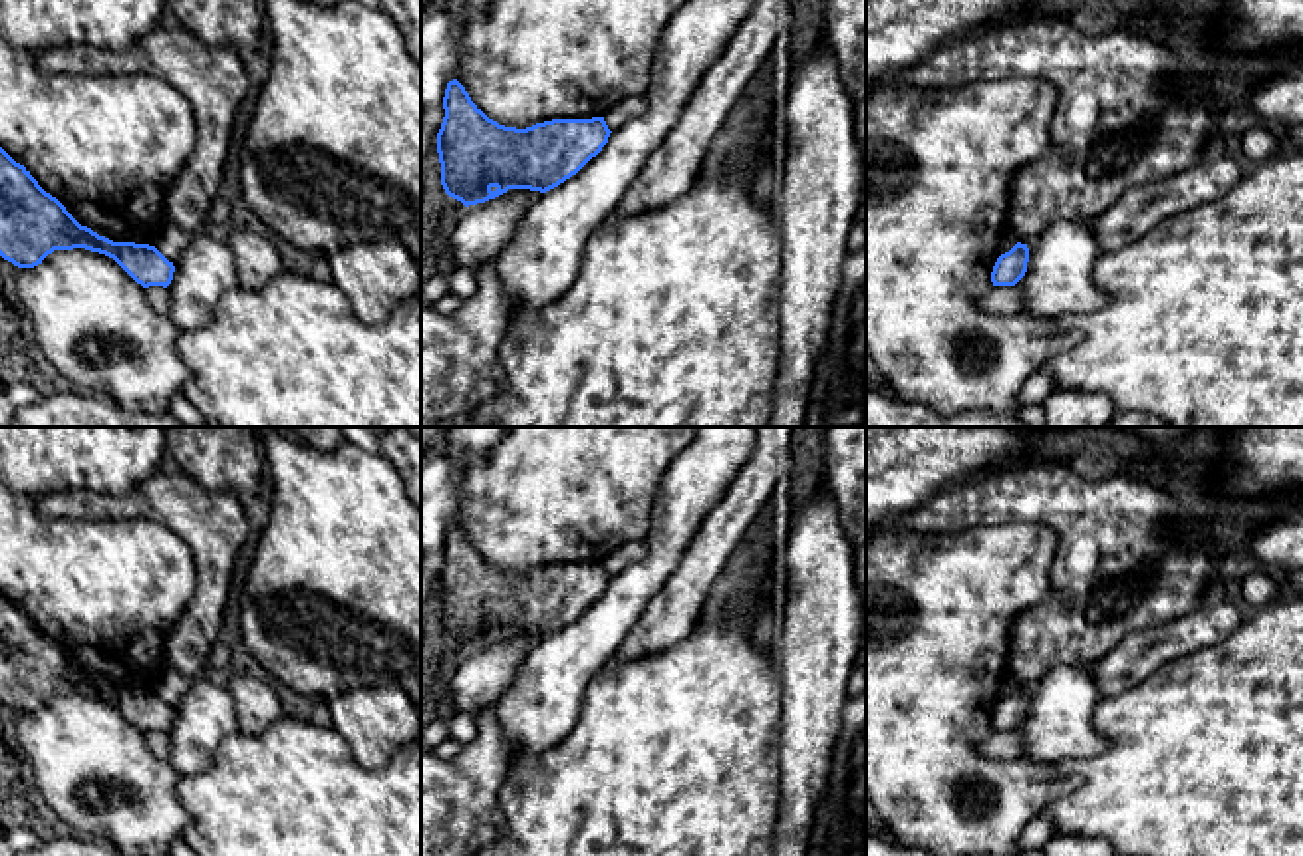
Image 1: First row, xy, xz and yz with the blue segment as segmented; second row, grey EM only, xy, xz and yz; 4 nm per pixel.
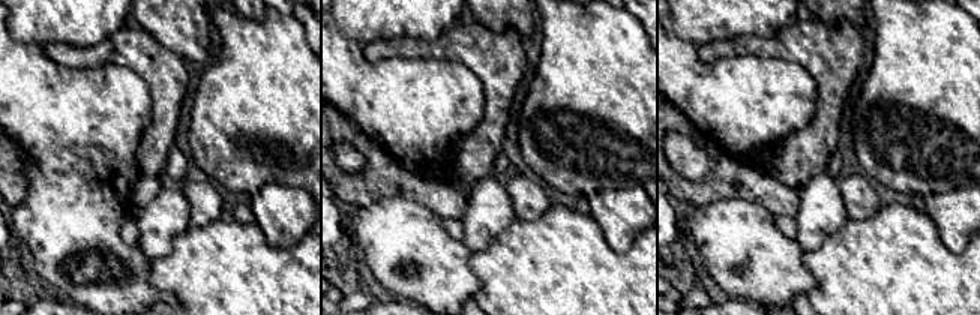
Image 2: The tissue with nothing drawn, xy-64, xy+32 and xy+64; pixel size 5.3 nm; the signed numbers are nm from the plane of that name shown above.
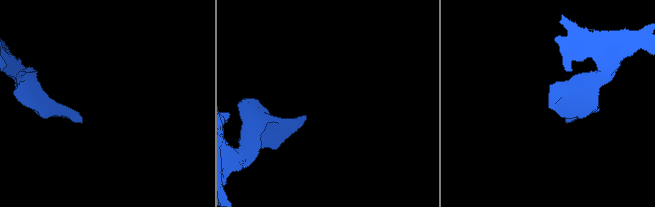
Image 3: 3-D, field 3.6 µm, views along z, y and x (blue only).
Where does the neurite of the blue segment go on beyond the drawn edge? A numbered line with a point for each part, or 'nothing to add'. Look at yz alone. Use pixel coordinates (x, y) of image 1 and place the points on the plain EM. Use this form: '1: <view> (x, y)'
nothing to add

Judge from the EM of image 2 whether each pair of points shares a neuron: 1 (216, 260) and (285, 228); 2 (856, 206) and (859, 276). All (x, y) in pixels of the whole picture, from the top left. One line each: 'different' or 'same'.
1: different
2: different

